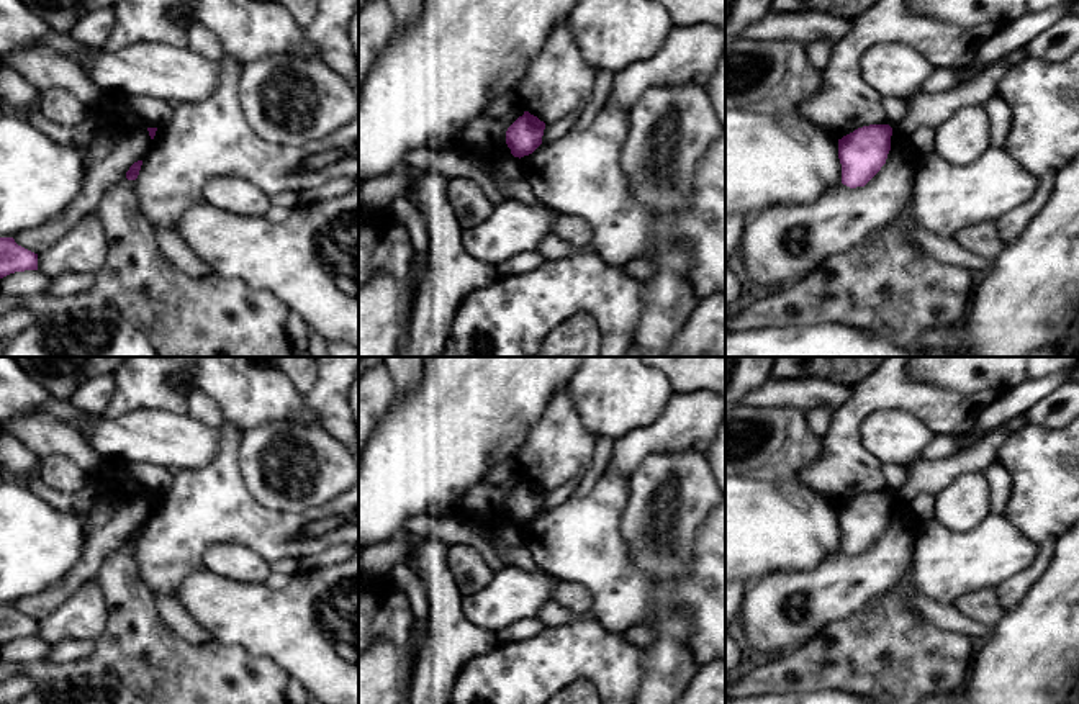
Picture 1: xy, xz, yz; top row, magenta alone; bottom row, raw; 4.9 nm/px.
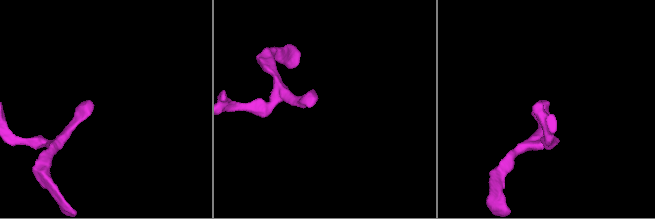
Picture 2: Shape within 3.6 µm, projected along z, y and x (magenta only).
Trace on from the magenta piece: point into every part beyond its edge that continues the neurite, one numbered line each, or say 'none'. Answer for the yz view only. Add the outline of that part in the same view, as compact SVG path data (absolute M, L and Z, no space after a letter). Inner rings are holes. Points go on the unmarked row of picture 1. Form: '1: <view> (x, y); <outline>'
none

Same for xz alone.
none

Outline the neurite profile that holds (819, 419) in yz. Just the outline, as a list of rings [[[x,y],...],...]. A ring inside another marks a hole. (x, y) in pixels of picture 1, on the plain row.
[[[820,406],[815,409],[810,409],[806,413],[806,421],[809,429],[815,434],[824,437],[832,424],[835,411],[827,408],[827,406]]]

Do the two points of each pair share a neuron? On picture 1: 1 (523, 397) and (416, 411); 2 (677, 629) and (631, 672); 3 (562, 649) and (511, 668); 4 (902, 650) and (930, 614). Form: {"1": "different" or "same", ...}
{"1": "same", "2": "different", "3": "same", "4": "different"}

